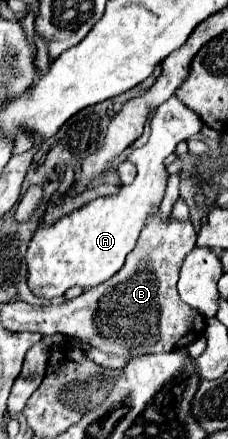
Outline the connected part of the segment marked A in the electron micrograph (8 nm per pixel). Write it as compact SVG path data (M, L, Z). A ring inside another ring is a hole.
M176 95L156 107L150 117L152 131L148 143L128 155L128 161L134 163L138 169L136 181L132 185L124 185L118 195L98 197L88 205L60 217L54 225L36 229L26 253L28 287L32 289L32 293L52 299L64 295L74 285L88 289L114 277L122 269L126 255L136 247L142 229L156 213L156 207L164 197L164 191L168 187L164 159L174 153L180 141L186 141L188 137L200 133L202 125L204 123L200 121L200 117L184 107L184 103L180 103Z

